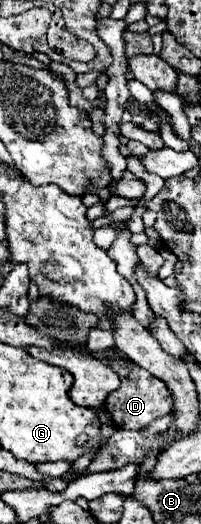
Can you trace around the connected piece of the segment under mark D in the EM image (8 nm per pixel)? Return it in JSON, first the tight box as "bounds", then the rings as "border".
{"bounds":[105,364,173,430],"border":[[[111,364],[111,366],[121,378],[121,386],[107,396],[105,408],[111,412],[113,422],[119,428],[143,430],[155,418],[165,416],[165,414],[169,414],[173,410],[173,396],[169,394],[169,388],[167,388],[167,384],[163,380],[157,380],[151,372],[145,372],[145,368],[137,368],[135,364],[129,364],[125,368],[121,368],[117,364]]]}

